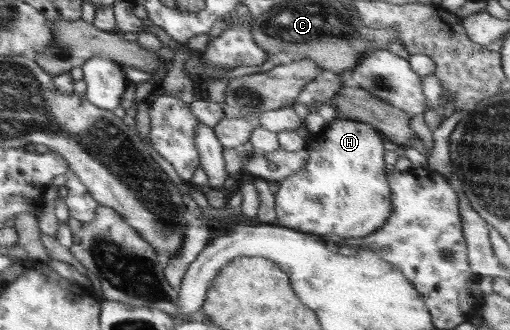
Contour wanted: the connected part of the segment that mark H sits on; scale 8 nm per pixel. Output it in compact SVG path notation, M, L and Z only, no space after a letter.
M340 118L328 121L322 131L310 136L313 140L309 146L306 145L309 160L304 169L283 179L278 187L275 200L276 223L322 239L331 234L343 239L358 239L376 233L376 229L386 223L392 211L391 189L384 162L384 138L371 125Z

